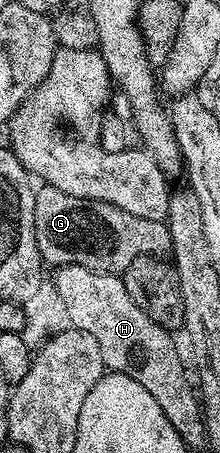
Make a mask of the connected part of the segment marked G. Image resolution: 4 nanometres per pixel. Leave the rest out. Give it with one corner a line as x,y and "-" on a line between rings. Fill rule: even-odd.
46,183
40,186
35,189
35,242
48,266
80,265
98,273
118,274
141,255
170,254
166,220
141,219
141,215
129,215
129,211
104,201
77,199

